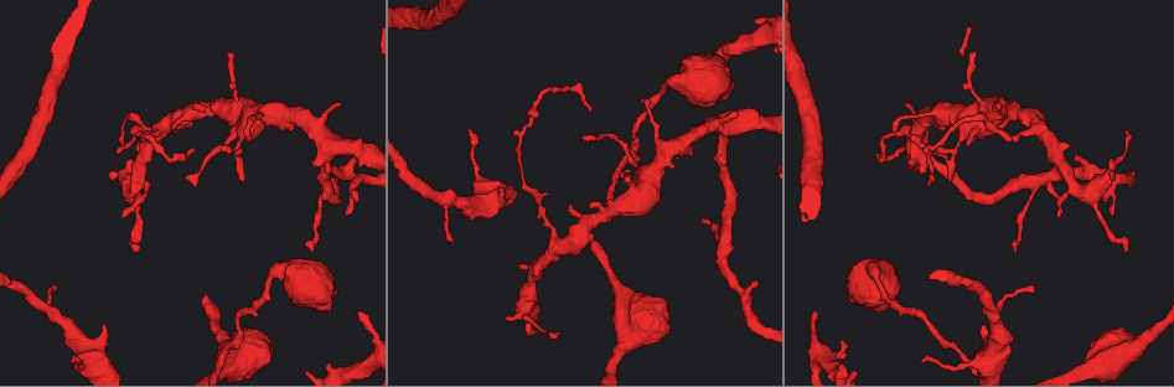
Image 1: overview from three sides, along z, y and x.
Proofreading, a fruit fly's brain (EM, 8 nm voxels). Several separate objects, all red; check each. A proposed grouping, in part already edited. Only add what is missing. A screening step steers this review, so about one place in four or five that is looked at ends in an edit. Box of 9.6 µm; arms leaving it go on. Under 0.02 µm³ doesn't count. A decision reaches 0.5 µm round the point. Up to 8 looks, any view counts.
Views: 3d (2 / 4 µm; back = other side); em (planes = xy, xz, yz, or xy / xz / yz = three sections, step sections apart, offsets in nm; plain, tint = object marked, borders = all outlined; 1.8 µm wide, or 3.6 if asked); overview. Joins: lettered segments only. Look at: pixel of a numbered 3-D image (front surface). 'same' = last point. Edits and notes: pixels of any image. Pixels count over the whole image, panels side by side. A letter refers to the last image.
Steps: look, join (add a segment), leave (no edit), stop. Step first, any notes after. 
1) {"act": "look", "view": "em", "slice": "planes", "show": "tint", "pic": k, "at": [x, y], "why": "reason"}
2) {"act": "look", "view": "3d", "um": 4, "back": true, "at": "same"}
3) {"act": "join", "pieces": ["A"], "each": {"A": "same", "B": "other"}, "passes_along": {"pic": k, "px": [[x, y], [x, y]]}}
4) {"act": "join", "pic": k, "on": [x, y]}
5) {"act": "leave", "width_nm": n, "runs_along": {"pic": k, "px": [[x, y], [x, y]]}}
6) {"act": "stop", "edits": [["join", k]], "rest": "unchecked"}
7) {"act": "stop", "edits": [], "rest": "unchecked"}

{"act": "look", "view": "em", "slice": "planes", "show": "borders", "pic": 1, "at": [359, 313], "why": "thin end"}

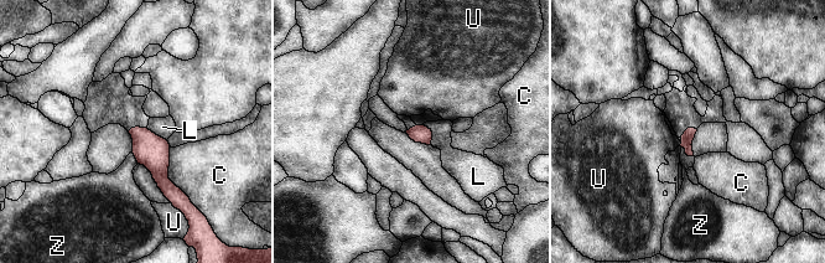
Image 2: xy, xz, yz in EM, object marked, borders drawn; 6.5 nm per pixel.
{"act": "leave", "width_nm": 80, "longest_contact_nm": ["C", 380], "each": {"C": "other", "L": "other", "U": "other", "Z": "other"}, "found": "no lettered segment goes on from it"}

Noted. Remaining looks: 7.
{"act": "look", "view": "3d", "um": 2, "pic": 1, "at": [973, 50], "why": "free end"}

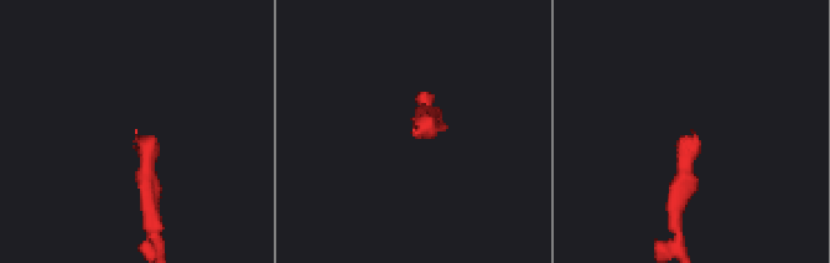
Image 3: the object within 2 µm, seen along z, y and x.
{"act": "look", "view": "em", "um": 3.6, "slice": "xz", "step": 16, "show": "borders", "pic": 3, "at": [697, 136]}

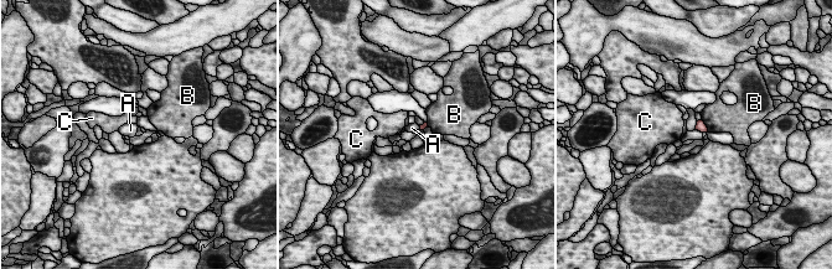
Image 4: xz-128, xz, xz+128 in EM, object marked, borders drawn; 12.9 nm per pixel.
{"act": "look", "view": "em", "um": 3.6, "slice": "planes", "show": "borders", "at": "same", "why": "cut it another way"}

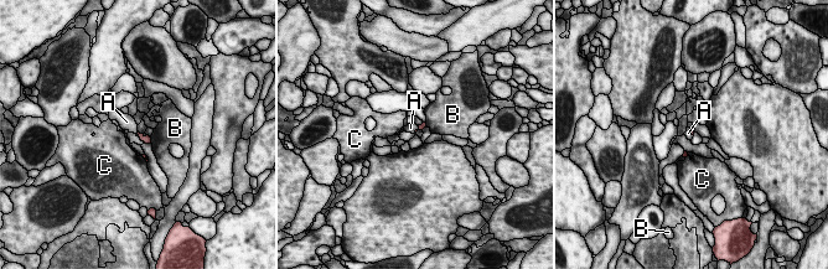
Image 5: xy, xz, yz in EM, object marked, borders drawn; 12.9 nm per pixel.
{"act": "join", "pieces": ["A"], "each": {"A": "same", "B": "other", "C": "other"}, "passes_along": {"pic": 5, "px": [[146, 139], [138, 134], [127, 122]]}, "found": "the cell continues"}

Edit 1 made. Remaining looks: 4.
{"act": "look", "view": "overview"}

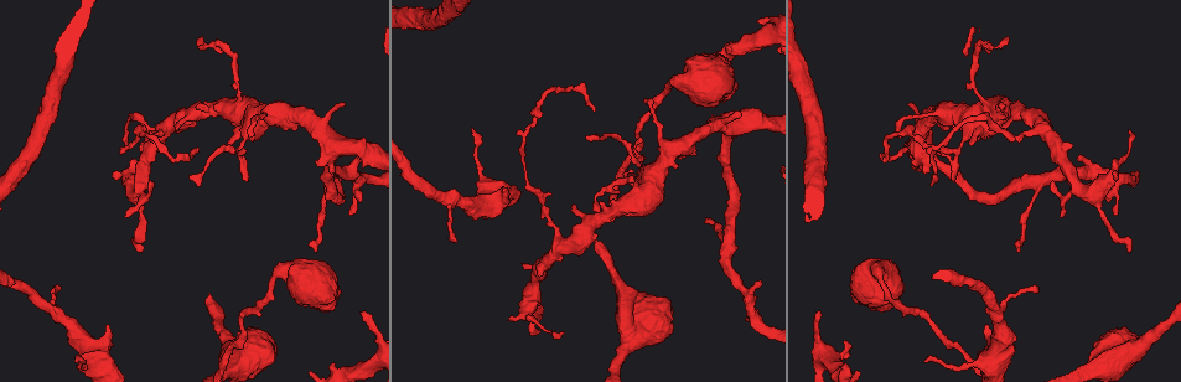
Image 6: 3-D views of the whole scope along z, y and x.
{"act": "look", "view": "em", "slice": "xy", "step": 16, "show": "borders", "pic": 6, "at": [350, 214]}

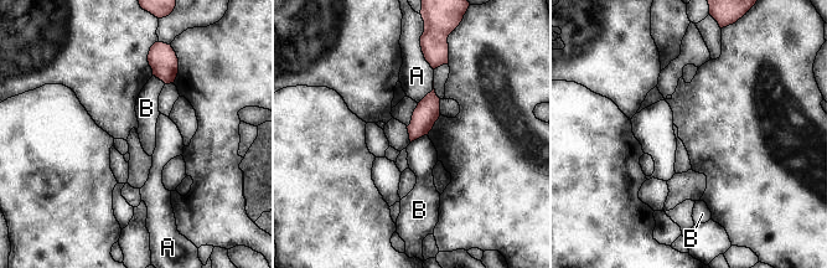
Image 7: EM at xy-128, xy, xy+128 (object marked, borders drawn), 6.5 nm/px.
{"act": "look", "view": "em", "slice": "planes", "show": "borders", "at": "same", "why": "another direction"}

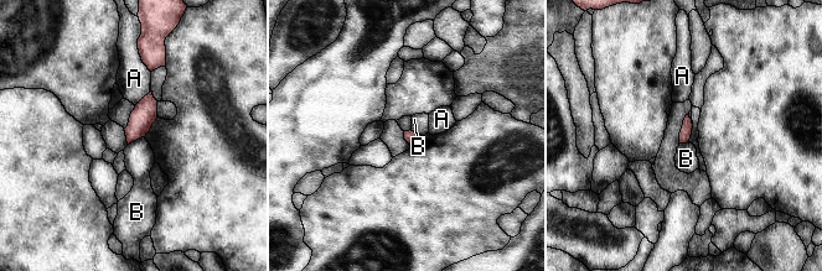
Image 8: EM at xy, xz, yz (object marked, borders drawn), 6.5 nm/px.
{"act": "leave", "each": {"A": "other", "B": "other"}, "border": {"pic": 8, "px": [[144, 136], [128, 145]]}, "found": "none of them fits"}

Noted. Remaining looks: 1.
{"act": "stop", "edits": [["join", 5]], "rest": "unchecked"}

